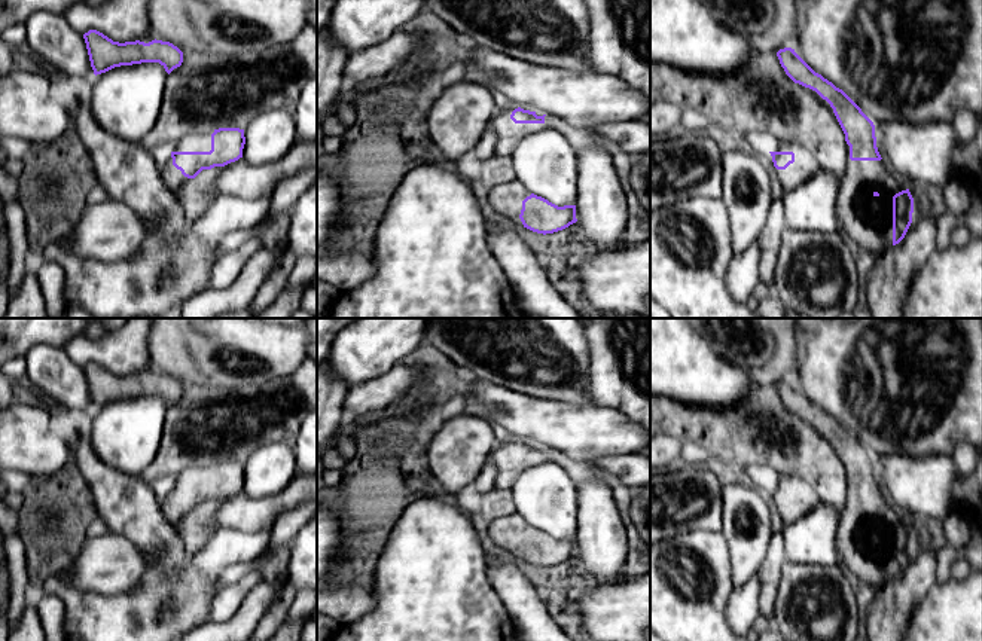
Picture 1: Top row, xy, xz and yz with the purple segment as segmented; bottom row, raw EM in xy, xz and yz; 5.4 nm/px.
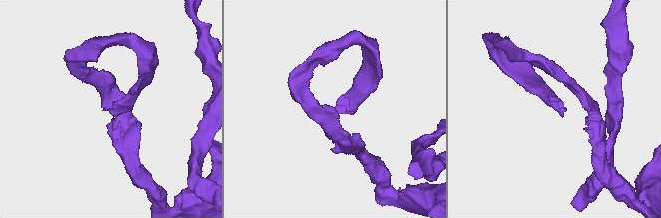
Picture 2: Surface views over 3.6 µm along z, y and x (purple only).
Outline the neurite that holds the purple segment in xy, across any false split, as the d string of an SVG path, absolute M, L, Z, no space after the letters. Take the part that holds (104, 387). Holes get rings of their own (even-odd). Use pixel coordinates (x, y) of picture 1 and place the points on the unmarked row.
M97 363L83 367L94 408L106 406L115 400L141 396L159 396L170 408L183 396L183 385L170 375L152 373L149 376L113 375Z

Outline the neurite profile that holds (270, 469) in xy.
M283 442L257 448L244 463L243 491L253 497L271 497L283 491L296 474L293 448Z

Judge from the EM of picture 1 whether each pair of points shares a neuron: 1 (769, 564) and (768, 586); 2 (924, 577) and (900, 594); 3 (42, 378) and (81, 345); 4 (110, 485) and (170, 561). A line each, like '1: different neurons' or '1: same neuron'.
1: same neuron
2: same neuron
3: different neurons
4: same neuron

